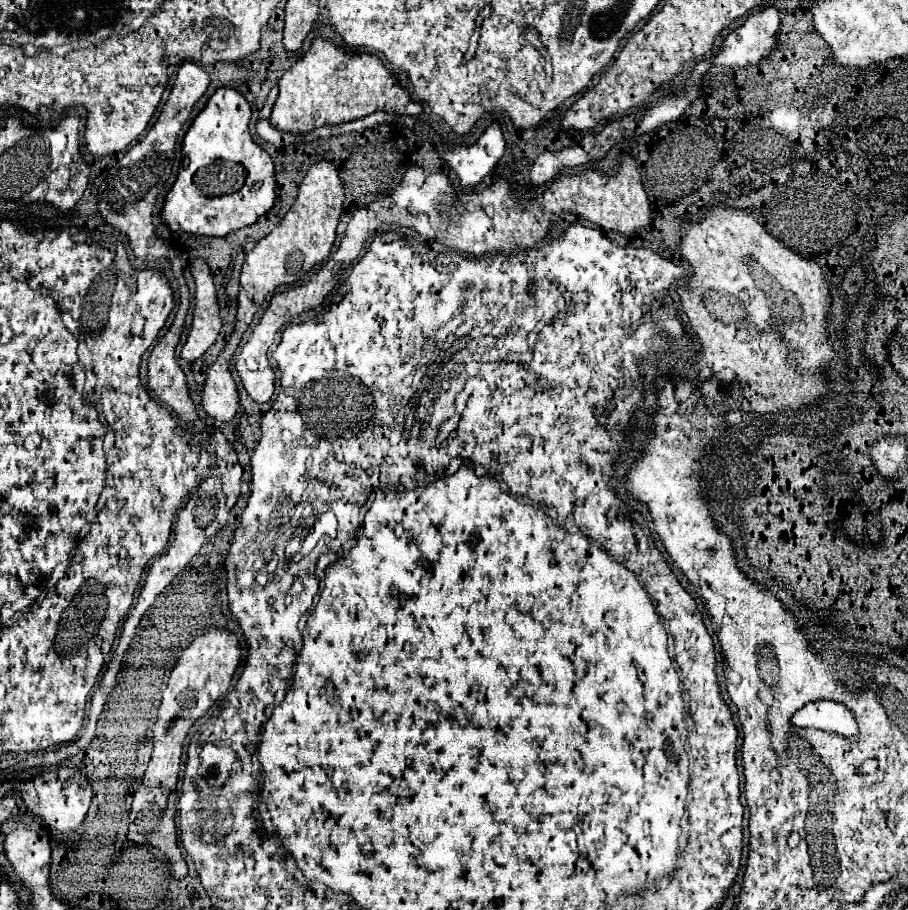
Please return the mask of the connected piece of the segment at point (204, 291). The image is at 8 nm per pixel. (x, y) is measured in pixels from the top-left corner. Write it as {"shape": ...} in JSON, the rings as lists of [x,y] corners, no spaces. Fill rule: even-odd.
{"shape":[[[195,259],[191,263],[191,273],[197,283],[197,293],[195,293],[193,327],[189,329],[187,343],[181,349],[181,357],[187,361],[195,361],[203,357],[205,351],[215,343],[223,325],[219,315],[217,289],[209,265],[203,259]]]}

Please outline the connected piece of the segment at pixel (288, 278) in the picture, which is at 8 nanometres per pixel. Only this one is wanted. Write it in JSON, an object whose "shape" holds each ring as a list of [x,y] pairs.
{"shape":[[[319,161],[311,165],[299,187],[299,197],[293,207],[287,211],[281,223],[255,245],[255,249],[245,259],[241,271],[237,325],[233,333],[235,339],[241,339],[253,315],[259,311],[269,293],[303,283],[303,277],[307,277],[311,269],[329,255],[335,241],[335,229],[339,223],[343,201],[343,183],[337,175],[337,167],[331,161]]]}

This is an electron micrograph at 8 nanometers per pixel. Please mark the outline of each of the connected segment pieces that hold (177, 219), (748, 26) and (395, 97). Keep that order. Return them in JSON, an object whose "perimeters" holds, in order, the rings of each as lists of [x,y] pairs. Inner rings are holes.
{"perimeters":[[[[229,87],[217,89],[203,111],[193,119],[185,141],[183,141],[183,155],[189,159],[187,165],[177,175],[175,185],[165,197],[165,207],[163,207],[163,219],[167,221],[169,229],[173,233],[193,233],[193,235],[211,235],[211,237],[221,237],[227,233],[233,233],[237,229],[243,229],[247,225],[253,225],[263,213],[267,213],[273,203],[275,203],[275,163],[271,155],[259,147],[251,133],[249,133],[249,121],[251,121],[251,105],[247,99],[237,91]],[[221,161],[232,161],[235,165],[213,165]],[[255,183],[261,183],[259,189],[253,189]]],[[[775,5],[763,7],[749,15],[745,23],[723,37],[721,47],[715,55],[717,65],[743,67],[757,65],[777,45],[779,11]]],[[[317,37],[311,49],[279,79],[279,97],[273,105],[271,123],[281,131],[307,133],[315,127],[337,125],[365,117],[375,111],[395,111],[417,117],[423,109],[411,99],[409,91],[389,71],[379,57],[361,51],[345,51],[343,47]]]]}

